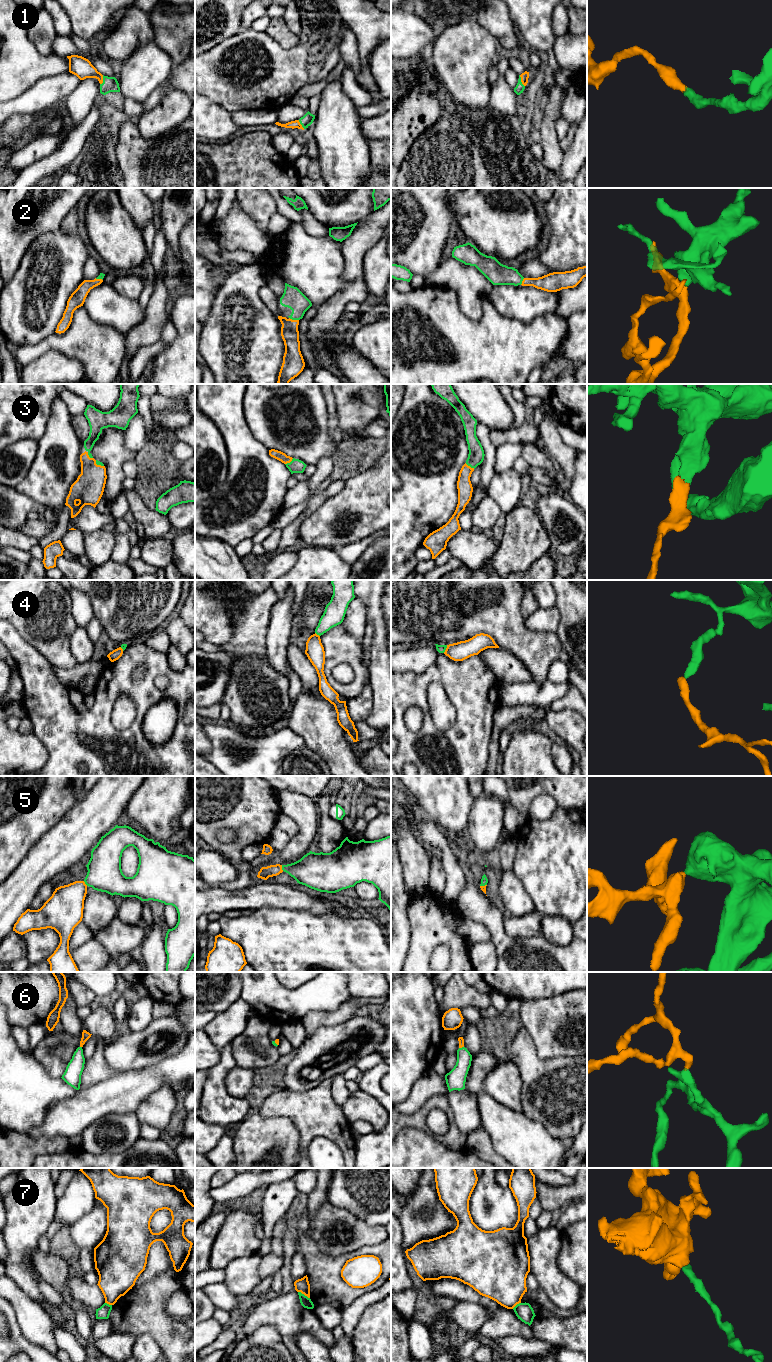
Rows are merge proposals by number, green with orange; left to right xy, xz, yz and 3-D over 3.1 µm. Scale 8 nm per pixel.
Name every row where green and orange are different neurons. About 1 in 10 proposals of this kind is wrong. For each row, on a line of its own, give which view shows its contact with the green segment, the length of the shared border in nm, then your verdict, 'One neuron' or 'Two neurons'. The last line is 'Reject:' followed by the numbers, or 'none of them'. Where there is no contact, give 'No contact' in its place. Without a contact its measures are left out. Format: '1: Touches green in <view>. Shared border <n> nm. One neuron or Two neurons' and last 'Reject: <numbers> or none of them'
1: Touches green in yz. Shared border 100 nm. One neuron
2: Touches green in xz. Shared border 80 nm. One neuron
3: Touches green in xz. Shared border 90 nm. One neuron
4: Touches green in yz. Shared border 70 nm. Two neurons
5: Touches green in xz. Shared border 50 nm. One neuron
6: Touches green in yz. Shared border 40 nm. One neuron
7: Touches green in xz. Shared border 110 nm. Two neurons
Reject: 4, 7

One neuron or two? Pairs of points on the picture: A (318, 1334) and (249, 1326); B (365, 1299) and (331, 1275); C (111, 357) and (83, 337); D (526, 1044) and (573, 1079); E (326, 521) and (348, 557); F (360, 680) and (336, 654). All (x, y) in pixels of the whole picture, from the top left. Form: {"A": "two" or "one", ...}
{"A": "one", "B": "two", "C": "one", "D": "one", "E": "two", "F": "one"}

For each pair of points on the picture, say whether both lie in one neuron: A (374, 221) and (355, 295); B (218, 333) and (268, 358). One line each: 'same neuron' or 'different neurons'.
A: same neuron
B: same neuron

